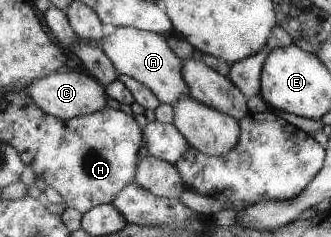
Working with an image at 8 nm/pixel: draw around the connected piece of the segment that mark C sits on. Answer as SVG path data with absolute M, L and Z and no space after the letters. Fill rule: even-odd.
M83 72L51 73L47 77L33 81L33 84L25 91L30 94L31 100L46 113L65 120L88 115L114 105L108 96L106 86L95 77L91 78Z

